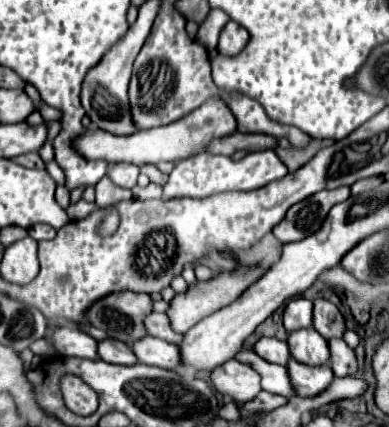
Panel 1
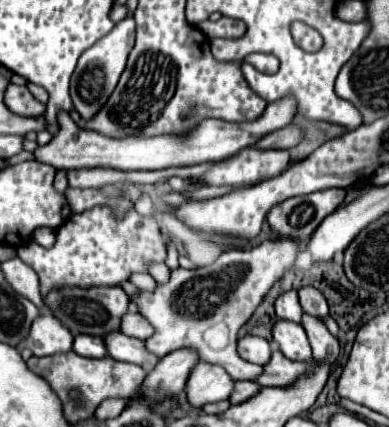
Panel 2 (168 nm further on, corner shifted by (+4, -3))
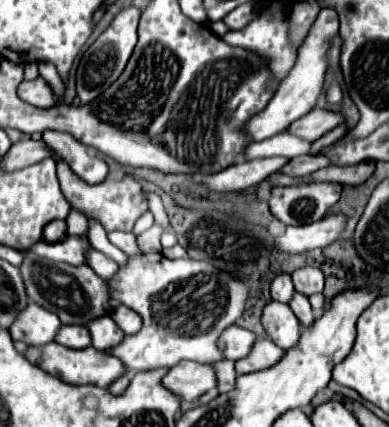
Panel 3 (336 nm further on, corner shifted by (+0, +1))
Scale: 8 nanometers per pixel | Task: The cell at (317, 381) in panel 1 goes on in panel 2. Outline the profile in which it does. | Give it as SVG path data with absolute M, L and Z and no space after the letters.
M276 346L270 362L264 366L264 374L258 378L258 384L270 388L288 388L298 378L306 376L314 368L314 362L292 362Z

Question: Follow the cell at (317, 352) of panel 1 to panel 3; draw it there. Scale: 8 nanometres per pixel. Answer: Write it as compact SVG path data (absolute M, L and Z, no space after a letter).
M270 300L262 310L262 326L268 338L282 350L292 348L300 338L300 322L288 304Z

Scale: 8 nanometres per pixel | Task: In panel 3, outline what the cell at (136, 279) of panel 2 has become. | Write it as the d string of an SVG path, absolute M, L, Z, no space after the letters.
M90 218L88 224L90 224L90 230L88 230L88 234L90 234L90 244L92 244L96 250L100 250L102 254L106 254L108 258L116 260L120 266L126 264L128 256L126 256L122 250L114 248L114 246L110 244L110 240L106 238L106 230L102 228L102 224L100 224L98 220L94 220L94 218Z

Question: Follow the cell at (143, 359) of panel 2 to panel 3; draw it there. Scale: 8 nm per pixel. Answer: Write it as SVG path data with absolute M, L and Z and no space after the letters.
M106 314L106 318L96 318L86 328L90 328L92 346L96 350L108 350L108 348L120 344L124 338L124 332L114 324L114 320L108 314Z

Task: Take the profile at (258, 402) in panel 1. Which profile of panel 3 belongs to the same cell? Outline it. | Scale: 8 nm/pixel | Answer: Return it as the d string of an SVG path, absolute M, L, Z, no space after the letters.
M226 360L226 362L216 362L214 364L214 372L218 378L218 390L220 392L228 392L234 388L234 380L236 380L236 370L234 370L234 362Z

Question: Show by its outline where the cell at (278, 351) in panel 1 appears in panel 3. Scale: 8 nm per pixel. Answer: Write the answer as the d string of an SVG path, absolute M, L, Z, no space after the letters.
M240 326L226 328L222 338L218 338L218 346L222 346L222 354L226 354L228 360L246 358L254 342L256 342L256 336L250 330L244 330Z

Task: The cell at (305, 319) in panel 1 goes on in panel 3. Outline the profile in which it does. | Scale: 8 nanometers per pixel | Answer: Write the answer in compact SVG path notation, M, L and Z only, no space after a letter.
M278 274L270 284L272 300L286 304L292 298L292 294L294 294L294 284L292 284L290 274Z

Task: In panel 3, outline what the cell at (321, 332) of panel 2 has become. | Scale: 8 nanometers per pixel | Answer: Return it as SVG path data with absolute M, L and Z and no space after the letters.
M294 292L294 298L288 302L288 306L292 308L292 312L296 314L296 318L300 320L302 326L310 326L314 322L314 312L312 312L312 306L308 302L308 298L304 294L298 294Z

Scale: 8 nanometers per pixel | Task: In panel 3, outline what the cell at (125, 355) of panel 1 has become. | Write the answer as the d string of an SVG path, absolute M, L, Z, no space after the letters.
M62 326L62 330L58 330L58 338L54 340L66 348L88 348L90 332L84 326Z

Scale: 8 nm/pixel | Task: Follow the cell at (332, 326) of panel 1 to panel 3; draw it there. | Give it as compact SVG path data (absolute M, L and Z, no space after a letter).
M312 266L296 268L292 272L292 282L294 282L296 290L306 294L306 296L324 290L324 274L322 274L322 270L312 268Z

